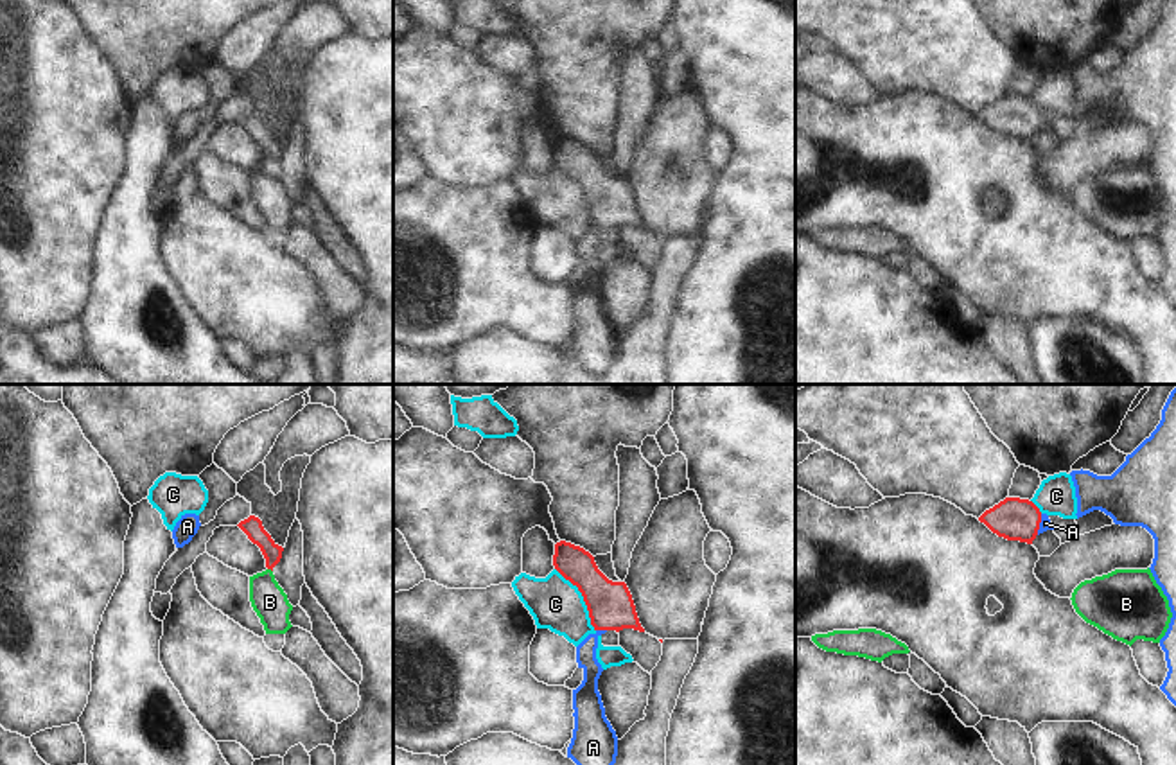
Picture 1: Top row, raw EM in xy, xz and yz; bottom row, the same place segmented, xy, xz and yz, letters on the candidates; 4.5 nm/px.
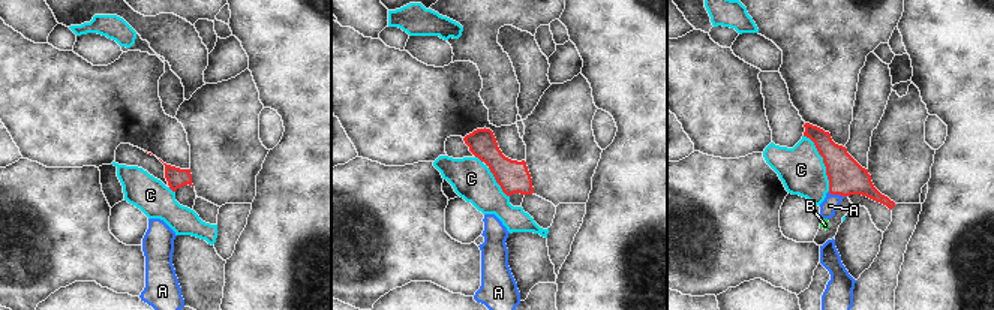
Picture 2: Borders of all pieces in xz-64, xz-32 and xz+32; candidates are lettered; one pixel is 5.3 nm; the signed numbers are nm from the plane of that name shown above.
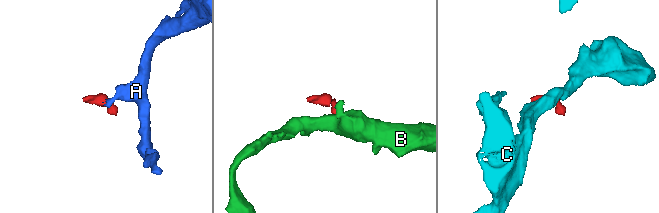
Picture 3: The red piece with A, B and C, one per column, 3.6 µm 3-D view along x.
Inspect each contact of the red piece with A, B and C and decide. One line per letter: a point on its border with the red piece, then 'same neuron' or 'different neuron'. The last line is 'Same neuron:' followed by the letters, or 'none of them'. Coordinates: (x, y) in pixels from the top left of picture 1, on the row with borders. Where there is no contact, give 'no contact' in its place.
A: meets red in yz at (1038, 525); same neuron
B: meets red in xy at (270, 568); different neuron
C: meets red in xz at (584, 598); different neuron
Same neuron: A

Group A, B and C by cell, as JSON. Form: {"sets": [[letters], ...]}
{"sets": [["A"], ["B"], ["C"]]}

